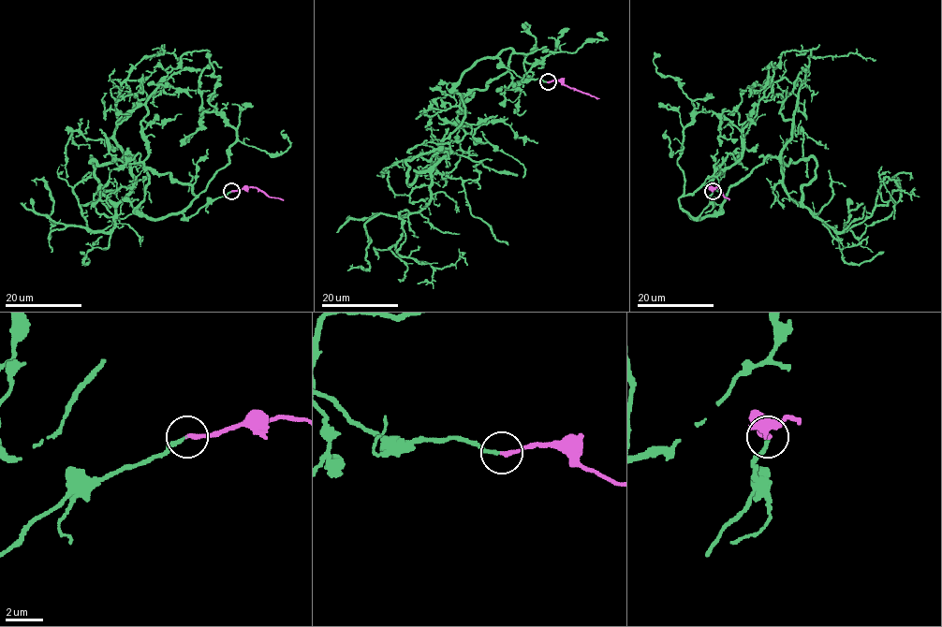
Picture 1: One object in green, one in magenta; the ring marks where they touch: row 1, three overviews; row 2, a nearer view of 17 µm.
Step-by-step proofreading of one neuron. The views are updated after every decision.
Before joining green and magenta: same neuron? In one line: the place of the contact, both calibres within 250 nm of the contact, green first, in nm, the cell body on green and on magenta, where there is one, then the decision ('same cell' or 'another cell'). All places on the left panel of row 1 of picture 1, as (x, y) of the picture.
place (231, 191); calibres 170 and 220 nm; soma green none; soma magenta none; same cell

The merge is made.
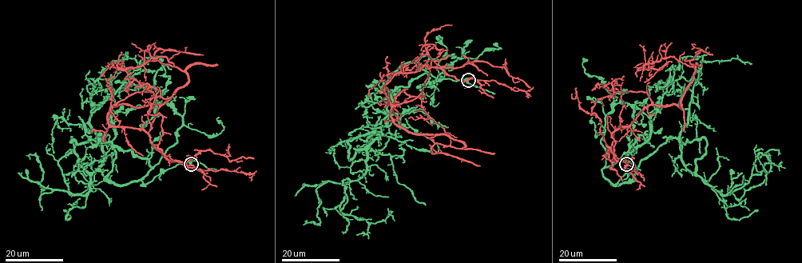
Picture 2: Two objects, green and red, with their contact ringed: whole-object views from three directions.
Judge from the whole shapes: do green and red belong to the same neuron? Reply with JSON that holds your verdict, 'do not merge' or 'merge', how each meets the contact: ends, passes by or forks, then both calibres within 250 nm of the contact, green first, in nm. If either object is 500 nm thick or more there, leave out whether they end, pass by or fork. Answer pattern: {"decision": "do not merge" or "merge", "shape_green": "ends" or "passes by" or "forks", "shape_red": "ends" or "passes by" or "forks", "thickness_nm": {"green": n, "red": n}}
{"decision": "do not merge", "shape_green": "ends", "shape_red": "passes by", "thickness_nm": {"green": 440, "red": 240}}

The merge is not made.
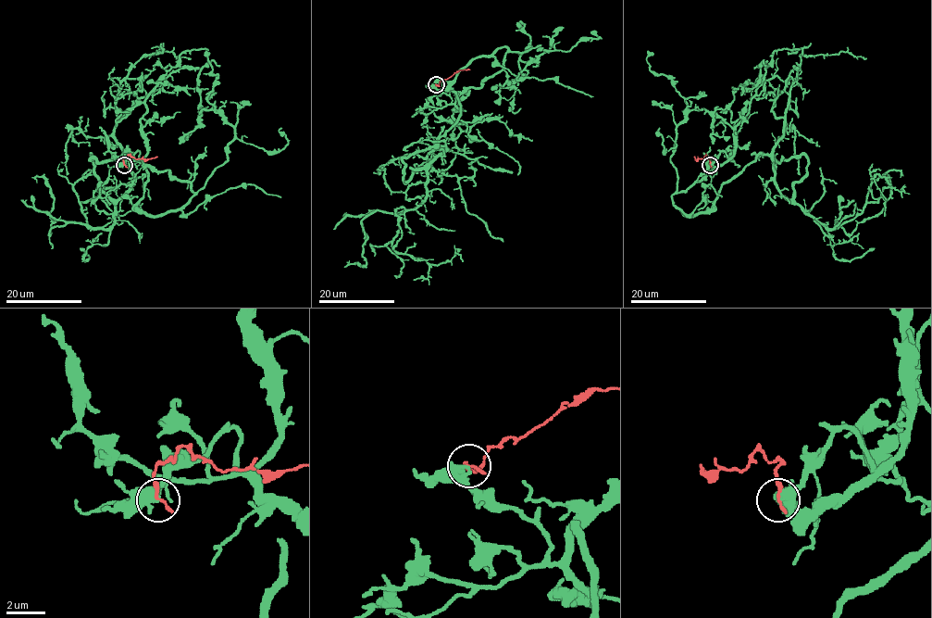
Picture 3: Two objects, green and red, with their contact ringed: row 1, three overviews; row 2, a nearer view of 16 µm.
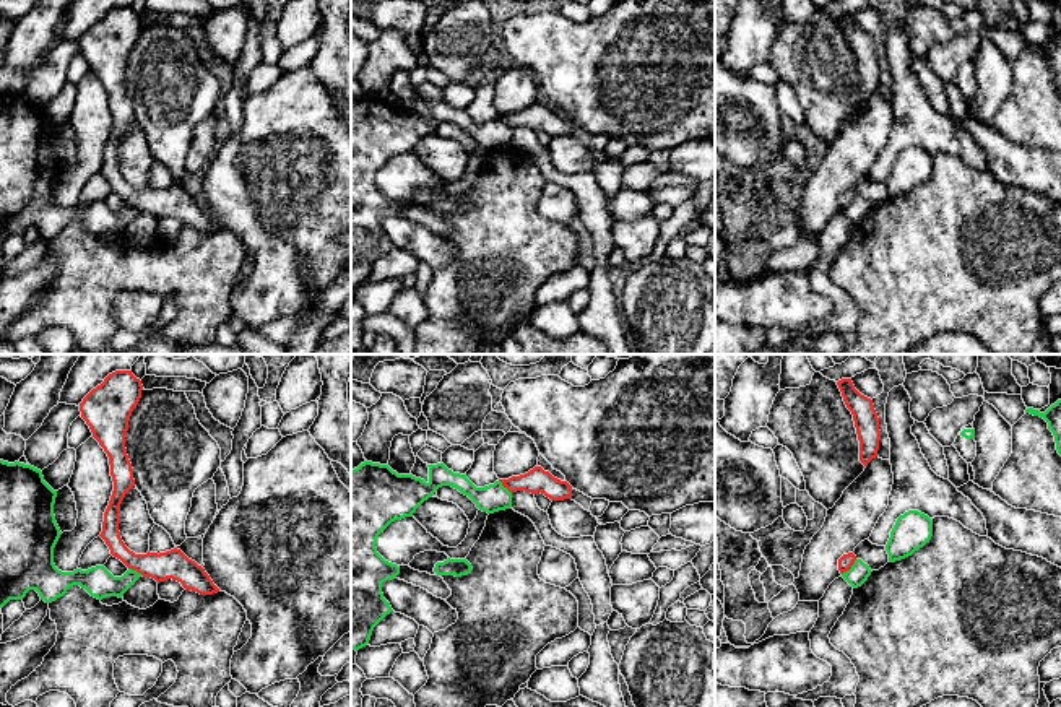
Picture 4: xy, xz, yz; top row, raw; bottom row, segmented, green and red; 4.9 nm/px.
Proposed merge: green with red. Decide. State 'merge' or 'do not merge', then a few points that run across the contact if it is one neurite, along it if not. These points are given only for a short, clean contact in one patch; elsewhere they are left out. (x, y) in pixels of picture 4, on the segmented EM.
do not merge; line yz (857, 559), (842, 574)

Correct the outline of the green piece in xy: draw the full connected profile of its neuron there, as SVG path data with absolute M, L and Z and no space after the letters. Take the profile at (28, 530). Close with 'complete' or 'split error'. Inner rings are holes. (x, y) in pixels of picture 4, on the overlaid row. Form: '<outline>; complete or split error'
M0 460L0 608L10 600L23 600L29 590L36 590L41 600L52 603L73 585L80 585L97 600L122 598L141 577L132 569L122 577L114 577L104 566L73 572L58 570L54 564L54 548L62 531L54 515L55 497L57 491L44 481L41 470Z; complete

